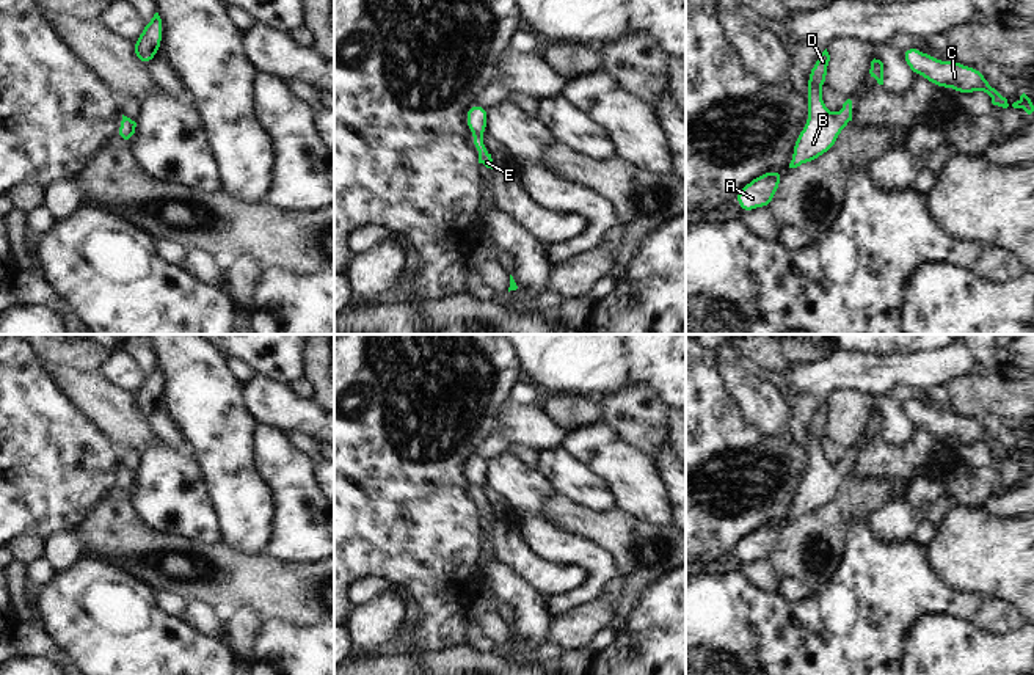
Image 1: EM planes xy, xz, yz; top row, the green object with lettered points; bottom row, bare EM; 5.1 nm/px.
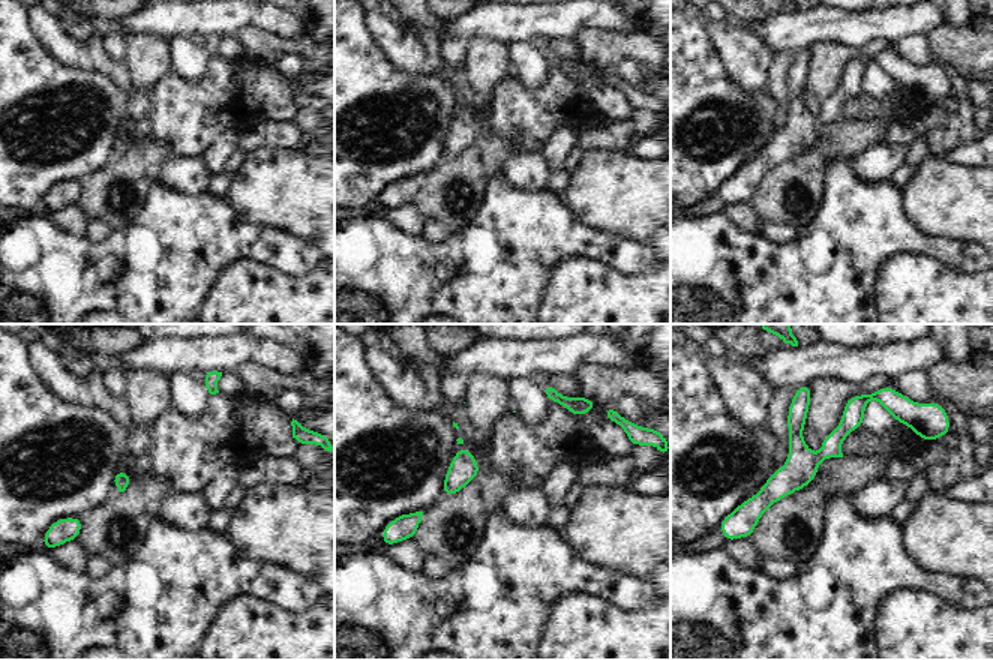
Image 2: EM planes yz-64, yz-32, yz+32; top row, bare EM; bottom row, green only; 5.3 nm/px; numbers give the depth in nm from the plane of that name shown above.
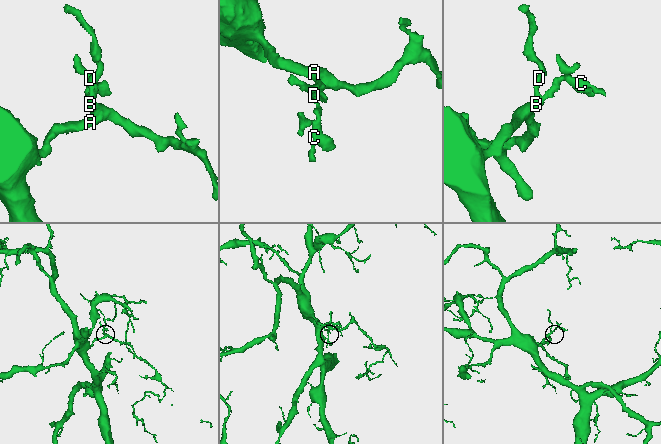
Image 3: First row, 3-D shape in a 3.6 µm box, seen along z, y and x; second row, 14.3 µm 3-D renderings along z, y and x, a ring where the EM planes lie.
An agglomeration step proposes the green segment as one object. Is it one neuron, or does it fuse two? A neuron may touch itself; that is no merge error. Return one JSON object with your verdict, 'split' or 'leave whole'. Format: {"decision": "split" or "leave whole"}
{"decision": "leave whole"}

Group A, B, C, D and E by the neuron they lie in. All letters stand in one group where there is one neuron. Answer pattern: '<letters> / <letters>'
A B C D E

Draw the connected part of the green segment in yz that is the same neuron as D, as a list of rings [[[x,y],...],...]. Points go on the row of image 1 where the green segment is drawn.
[[[827,49],[819,55],[808,74],[808,119],[792,148],[789,168],[810,163],[828,152],[838,141],[839,132],[850,126],[852,100],[847,99],[838,115],[824,104],[821,89],[825,85],[830,55]]]

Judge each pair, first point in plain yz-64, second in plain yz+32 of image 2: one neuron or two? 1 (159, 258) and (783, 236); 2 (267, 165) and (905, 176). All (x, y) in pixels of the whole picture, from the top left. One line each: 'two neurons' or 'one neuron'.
1: two neurons
2: two neurons

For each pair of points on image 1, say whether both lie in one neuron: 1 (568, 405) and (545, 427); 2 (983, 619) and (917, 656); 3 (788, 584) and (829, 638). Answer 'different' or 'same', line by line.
1: different
2: different
3: different

